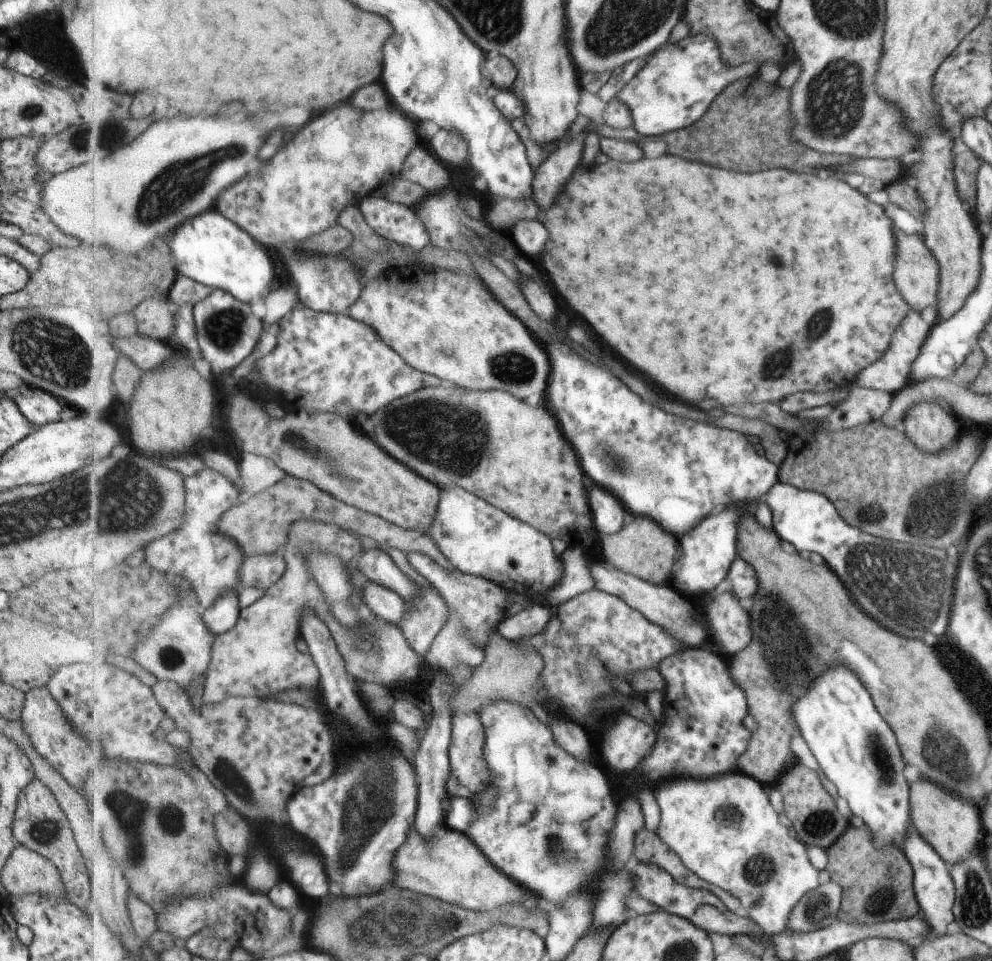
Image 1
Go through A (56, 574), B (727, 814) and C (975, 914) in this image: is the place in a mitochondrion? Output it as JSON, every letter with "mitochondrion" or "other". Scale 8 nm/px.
{"A":"other","B":"mitochondrion","C":"mitochondrion"}

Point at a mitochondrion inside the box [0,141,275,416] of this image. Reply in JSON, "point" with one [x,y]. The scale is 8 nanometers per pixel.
{"point":[50,349]}

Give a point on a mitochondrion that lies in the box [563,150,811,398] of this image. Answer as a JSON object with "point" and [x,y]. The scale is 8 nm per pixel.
{"point":[777,366]}

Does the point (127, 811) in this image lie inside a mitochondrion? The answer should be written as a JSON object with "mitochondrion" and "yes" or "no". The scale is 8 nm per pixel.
{"mitochondrion":"yes"}

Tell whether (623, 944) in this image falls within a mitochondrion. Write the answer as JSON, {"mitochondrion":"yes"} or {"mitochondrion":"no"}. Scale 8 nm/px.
{"mitochondrion":"no"}

